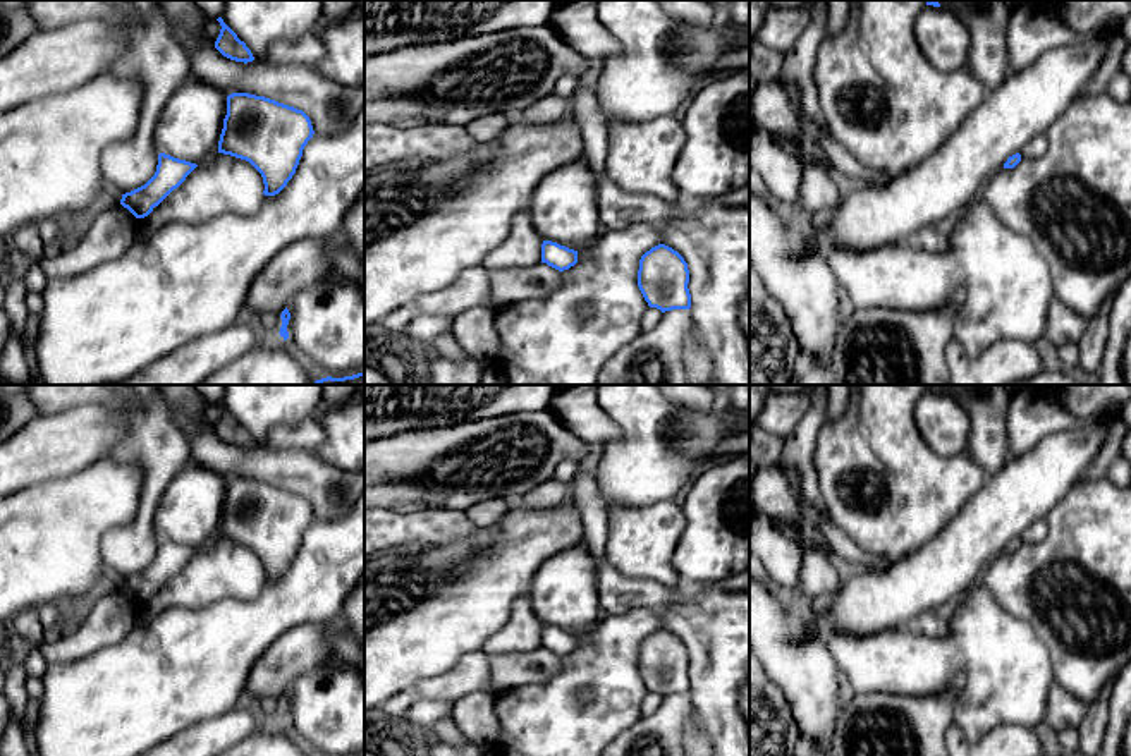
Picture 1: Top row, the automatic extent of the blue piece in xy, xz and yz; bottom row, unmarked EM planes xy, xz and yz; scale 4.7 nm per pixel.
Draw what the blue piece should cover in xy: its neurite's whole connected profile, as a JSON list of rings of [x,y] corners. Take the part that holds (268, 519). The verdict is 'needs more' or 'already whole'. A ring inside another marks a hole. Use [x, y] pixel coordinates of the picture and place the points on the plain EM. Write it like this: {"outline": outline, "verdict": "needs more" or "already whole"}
{"outline": [[[249,478],[227,481],[218,538],[249,546],[263,562],[265,581],[278,579],[296,558],[315,515],[294,491]]], "verdict": "already whole"}

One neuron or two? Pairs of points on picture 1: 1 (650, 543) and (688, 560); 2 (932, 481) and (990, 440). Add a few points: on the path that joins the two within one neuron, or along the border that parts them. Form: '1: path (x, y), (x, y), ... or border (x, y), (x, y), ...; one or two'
1: border (684, 516), (684, 530), (672, 557), (679, 579); two
2: border (968, 452), (987, 476); two

